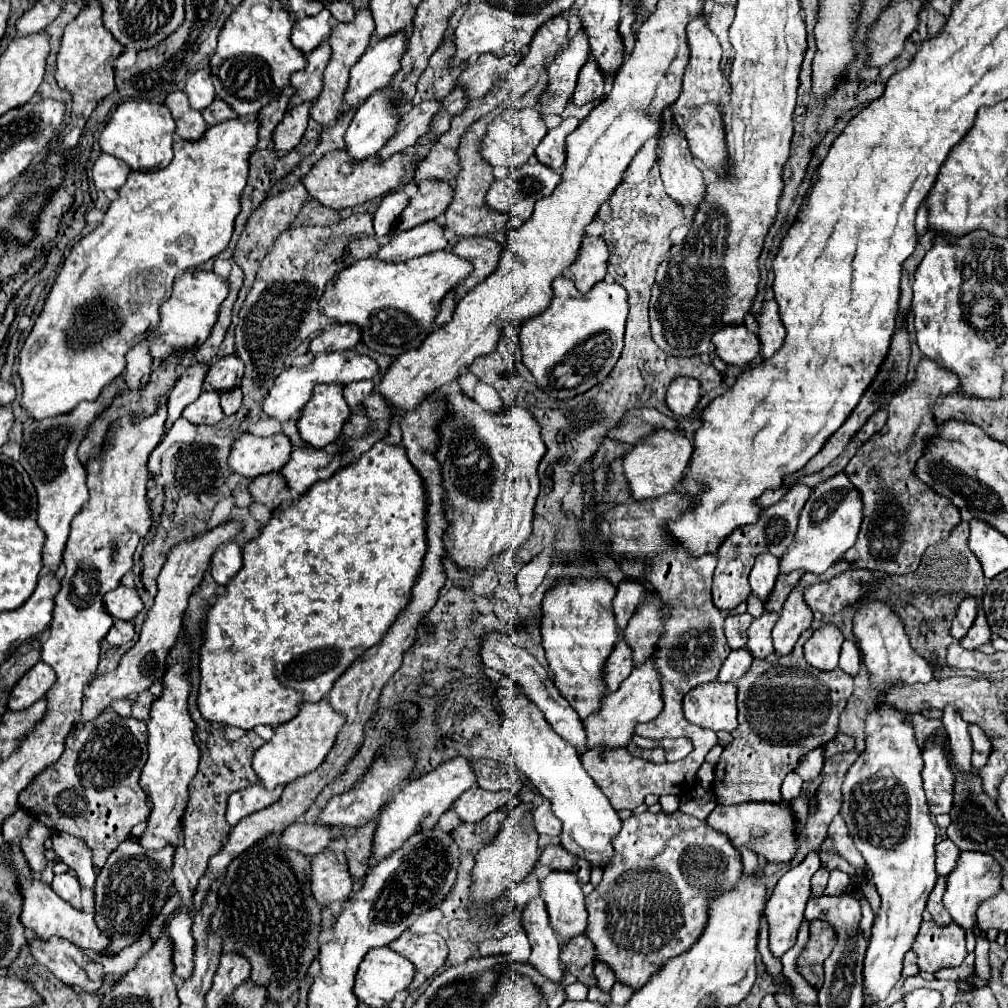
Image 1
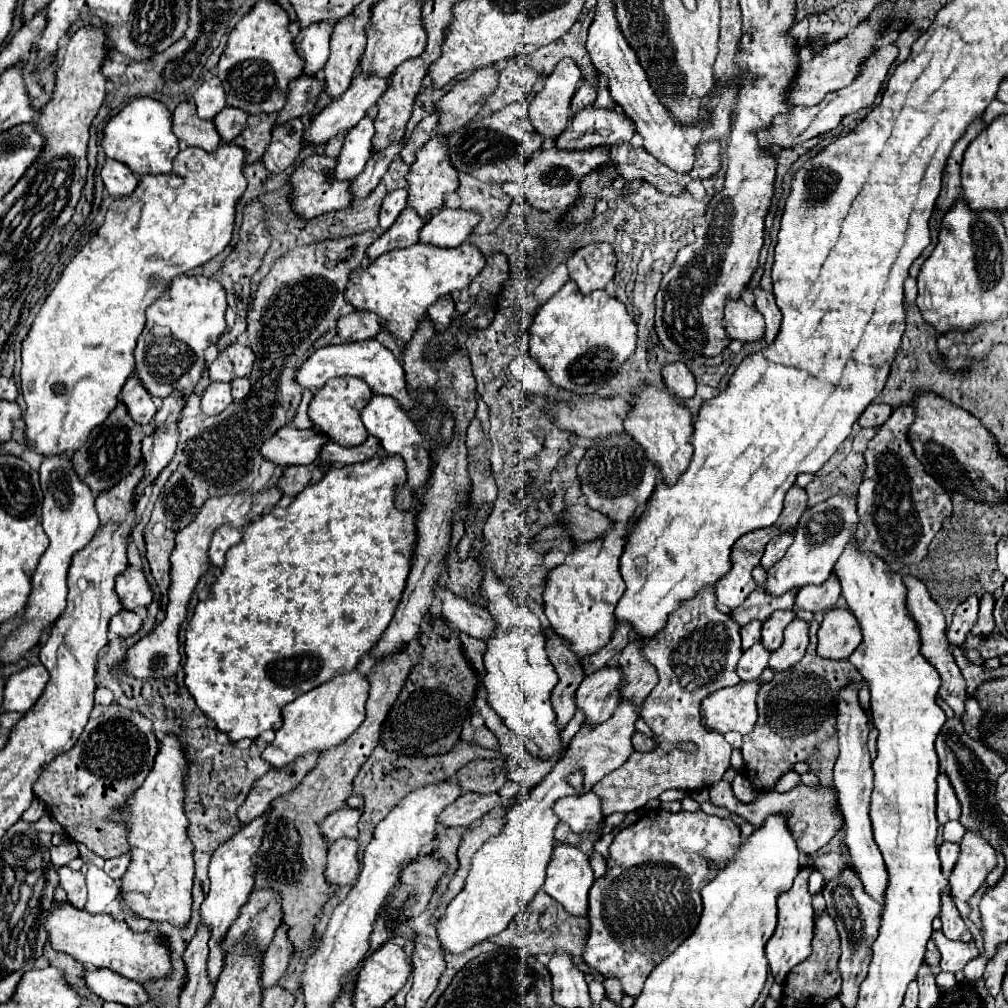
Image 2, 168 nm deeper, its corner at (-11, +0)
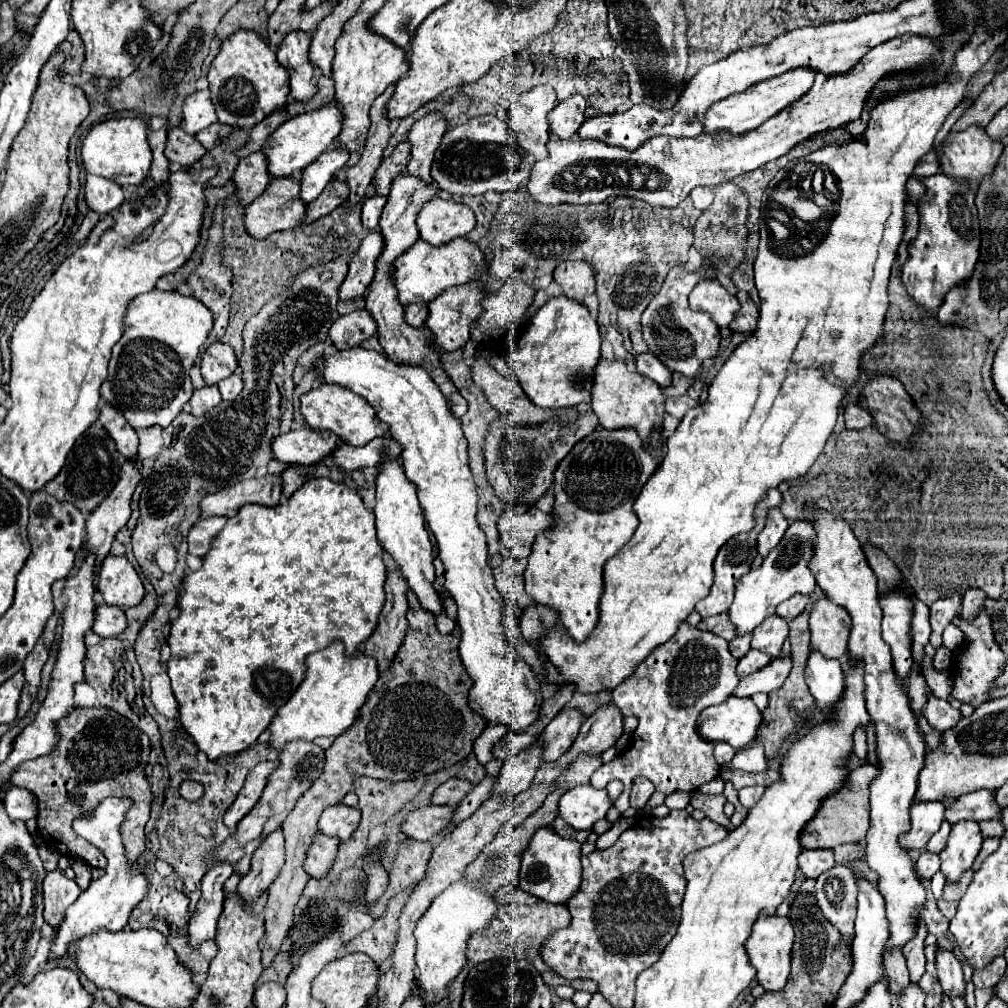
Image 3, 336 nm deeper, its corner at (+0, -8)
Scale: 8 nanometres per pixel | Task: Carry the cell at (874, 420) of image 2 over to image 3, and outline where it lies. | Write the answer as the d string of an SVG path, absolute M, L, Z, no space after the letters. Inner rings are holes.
M847 406L845 408L845 426L849 430L863 430L873 424L873 416L861 406Z

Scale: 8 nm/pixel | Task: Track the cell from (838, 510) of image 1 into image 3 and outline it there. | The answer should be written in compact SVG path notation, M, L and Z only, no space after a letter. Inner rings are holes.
M795 520L787 528L777 548L773 548L769 556L763 560L761 568L747 572L739 580L735 590L735 600L729 608L729 618L737 628L737 636L755 630L759 622L775 614L777 604L789 600L793 594L811 594L815 590L817 582L809 568L813 554L815 554L815 526L809 520Z

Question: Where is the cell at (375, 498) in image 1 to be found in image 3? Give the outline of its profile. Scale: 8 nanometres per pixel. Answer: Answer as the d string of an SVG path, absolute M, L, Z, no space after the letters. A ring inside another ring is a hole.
M313 478L307 484L303 484L299 492L295 492L285 504L279 504L273 508L247 504L241 508L241 512L229 518L225 528L215 538L211 552L207 552L207 556L203 558L201 570L189 572L185 576L183 594L179 598L181 616L171 622L171 632L167 638L167 644L171 648L167 674L171 678L173 694L181 706L179 720L185 732L195 740L199 750L203 750L209 760L217 760L221 754L237 754L249 748L251 744L257 742L259 734L267 730L275 712L293 696L293 692L305 680L305 674L307 674L305 660L309 654L323 650L333 642L343 642L347 656L355 654L355 650L371 636L371 632L375 632L375 624L377 624L377 618L385 600L385 590L383 590L385 580L387 580L387 570L383 566L383 548L377 546L377 540L375 540L375 514L373 510L365 508L363 498L353 484L333 482L329 478Z

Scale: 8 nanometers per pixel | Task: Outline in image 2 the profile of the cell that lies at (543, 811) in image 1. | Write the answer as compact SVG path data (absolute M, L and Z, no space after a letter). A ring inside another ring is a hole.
M594 792L562 798L554 804L554 812L562 824L570 826L572 832L586 832L586 828L594 828L594 824L604 820L602 800L598 800Z

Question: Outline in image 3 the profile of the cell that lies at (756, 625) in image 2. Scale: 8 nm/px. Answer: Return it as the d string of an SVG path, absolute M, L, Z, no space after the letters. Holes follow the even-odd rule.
M743 634L743 636L737 636L735 640L729 642L729 652L739 660L743 658L747 652L749 652L749 646L751 644L751 634Z

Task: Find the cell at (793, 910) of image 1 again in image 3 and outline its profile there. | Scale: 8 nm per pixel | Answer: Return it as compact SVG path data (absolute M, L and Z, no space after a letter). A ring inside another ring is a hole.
M761 912L755 926L753 934L747 940L747 952L751 958L751 964L757 968L757 980L765 990L779 990L785 988L787 978L791 974L791 946L795 940L793 924L787 916L771 916L767 912Z

